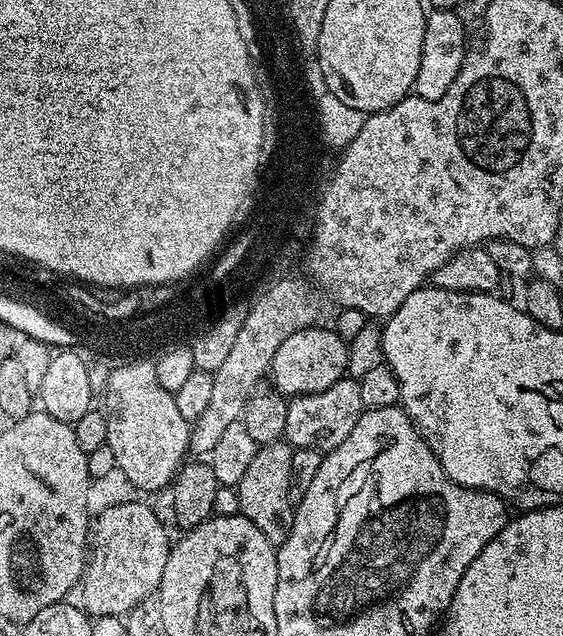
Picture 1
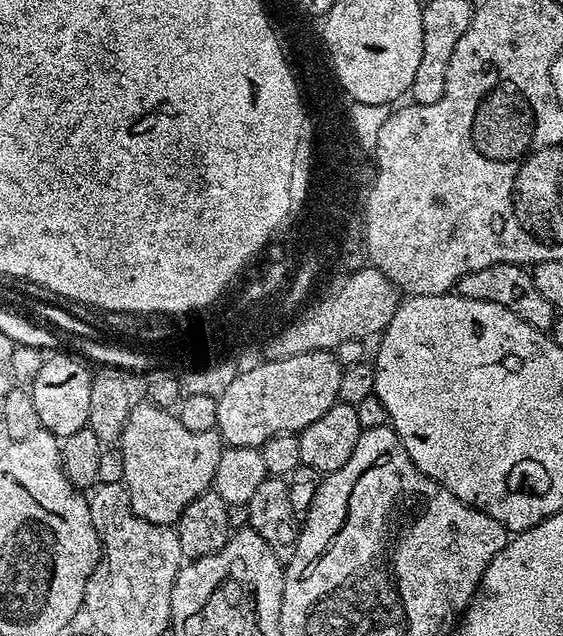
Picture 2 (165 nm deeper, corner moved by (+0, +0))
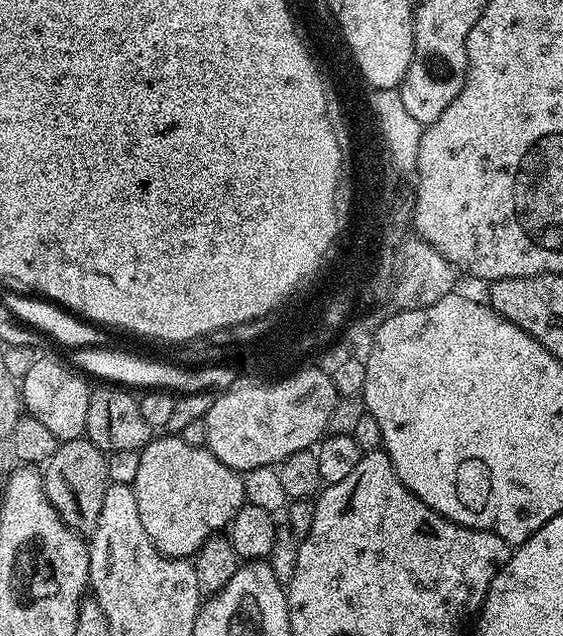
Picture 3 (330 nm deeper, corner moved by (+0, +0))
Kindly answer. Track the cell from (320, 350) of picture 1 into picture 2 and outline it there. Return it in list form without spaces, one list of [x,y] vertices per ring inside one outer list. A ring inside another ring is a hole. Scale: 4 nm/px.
[[[331,351],[300,353],[297,357],[282,358],[254,366],[245,373],[238,372],[234,382],[217,399],[216,428],[221,441],[234,448],[259,448],[272,436],[299,434],[310,422],[318,422],[326,410],[333,408],[340,399],[339,383],[342,382],[340,363]]]

